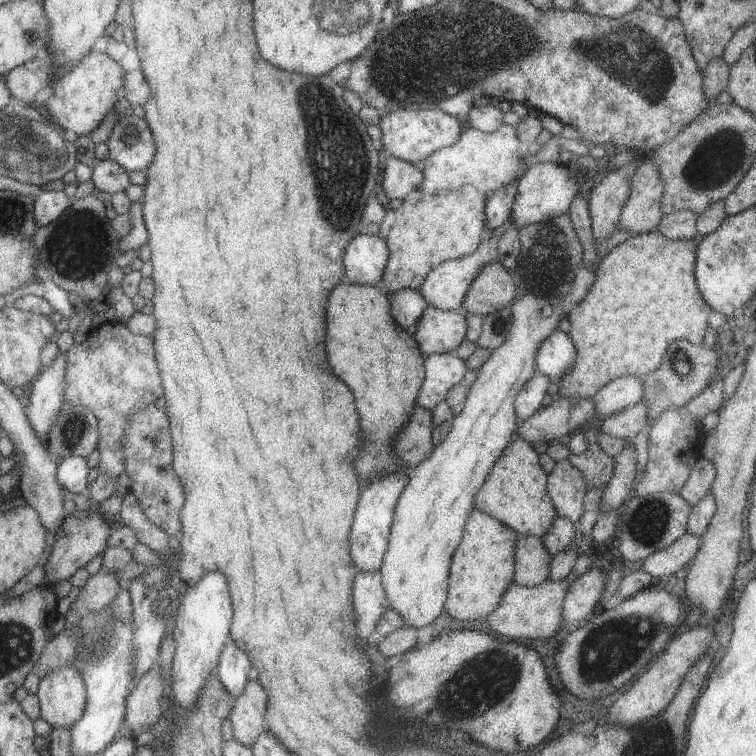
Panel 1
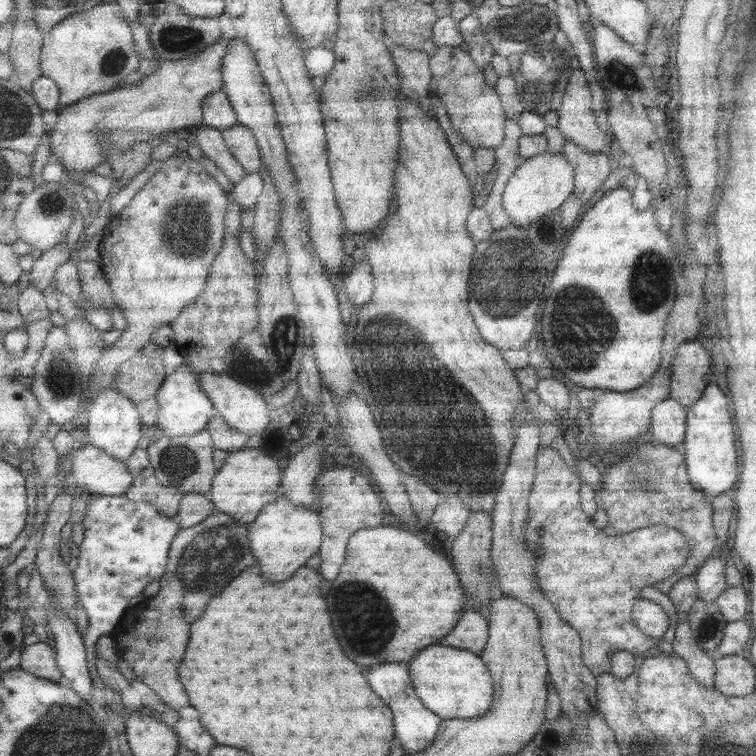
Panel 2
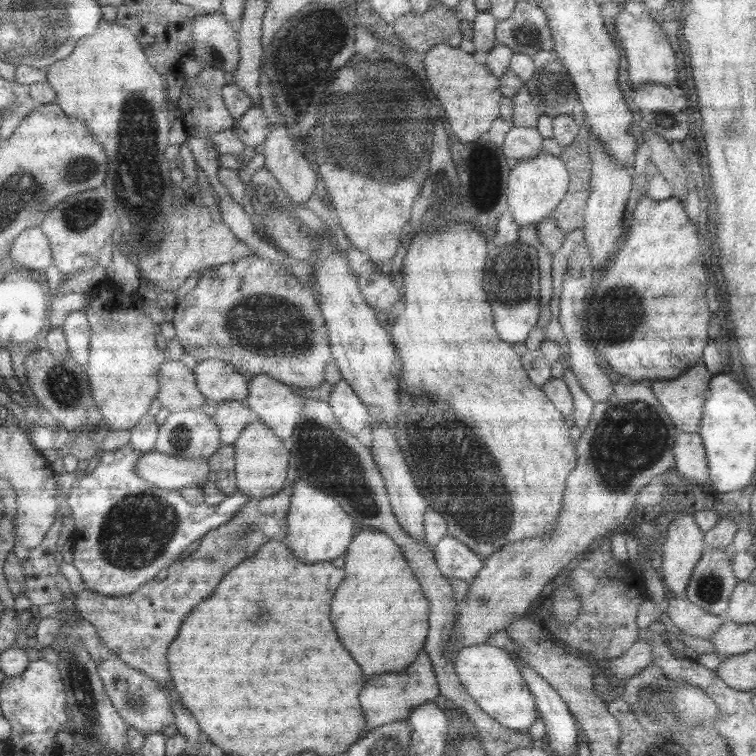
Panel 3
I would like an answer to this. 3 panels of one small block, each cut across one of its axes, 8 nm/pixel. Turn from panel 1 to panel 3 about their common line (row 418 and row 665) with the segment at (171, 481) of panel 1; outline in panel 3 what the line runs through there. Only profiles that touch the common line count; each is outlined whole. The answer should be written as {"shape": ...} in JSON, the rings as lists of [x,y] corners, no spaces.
{"shape":[[[291,464],[287,468],[287,480],[285,480],[281,492],[277,492],[269,498],[263,498],[259,502],[247,500],[237,510],[237,514],[231,516],[225,524],[209,530],[205,534],[205,538],[199,540],[199,546],[195,548],[193,554],[189,554],[183,560],[175,560],[167,568],[165,580],[159,580],[159,582],[151,580],[147,584],[141,584],[141,588],[137,588],[135,592],[131,592],[125,598],[97,596],[97,592],[91,592],[85,588],[77,590],[77,594],[75,594],[77,600],[73,602],[73,608],[77,608],[77,614],[81,616],[81,620],[87,620],[95,628],[101,642],[129,668],[143,672],[155,684],[159,684],[161,690],[165,690],[171,710],[173,710],[175,730],[181,736],[185,736],[185,742],[189,744],[189,748],[193,748],[199,740],[203,740],[203,736],[199,736],[197,722],[193,720],[193,716],[189,716],[189,712],[185,712],[183,704],[179,702],[179,698],[173,690],[169,664],[167,664],[167,648],[175,640],[175,636],[177,636],[185,616],[191,612],[191,608],[213,592],[213,588],[217,586],[217,582],[229,568],[233,568],[239,562],[243,562],[245,558],[253,556],[253,552],[257,552],[257,548],[261,544],[267,544],[269,540],[285,540],[285,532],[287,532],[285,518],[287,518],[287,508],[289,508],[289,500],[291,500],[291,488],[293,488],[295,474],[297,474],[297,470]]]}

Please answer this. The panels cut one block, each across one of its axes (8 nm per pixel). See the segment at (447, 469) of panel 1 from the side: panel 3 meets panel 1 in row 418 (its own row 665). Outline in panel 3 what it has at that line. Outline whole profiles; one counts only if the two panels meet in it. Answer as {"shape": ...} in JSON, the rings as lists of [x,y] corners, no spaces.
{"shape":[[[485,642],[485,644],[461,648],[451,664],[453,664],[457,680],[461,682],[465,692],[471,696],[471,700],[501,726],[525,734],[527,728],[533,724],[533,720],[537,720],[533,694],[529,692],[513,654],[501,648],[489,646]]]}

